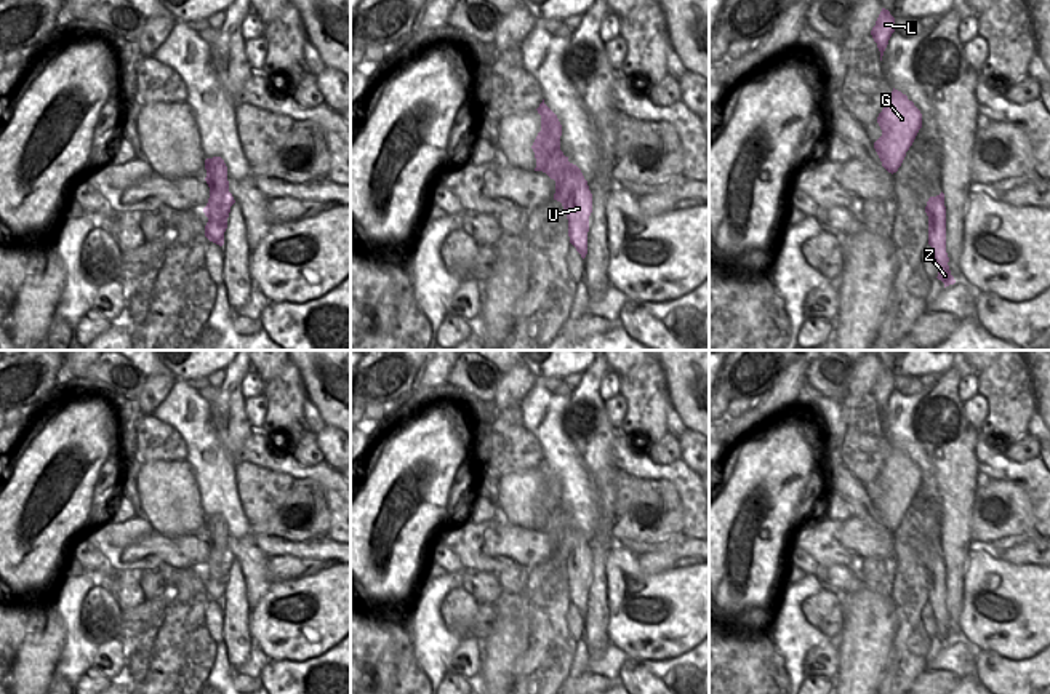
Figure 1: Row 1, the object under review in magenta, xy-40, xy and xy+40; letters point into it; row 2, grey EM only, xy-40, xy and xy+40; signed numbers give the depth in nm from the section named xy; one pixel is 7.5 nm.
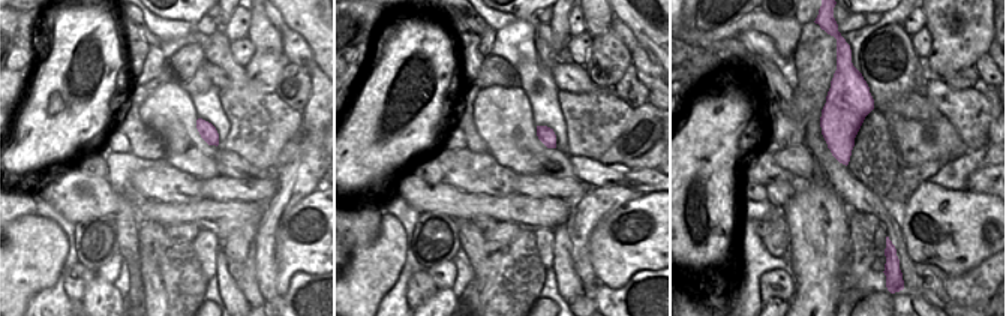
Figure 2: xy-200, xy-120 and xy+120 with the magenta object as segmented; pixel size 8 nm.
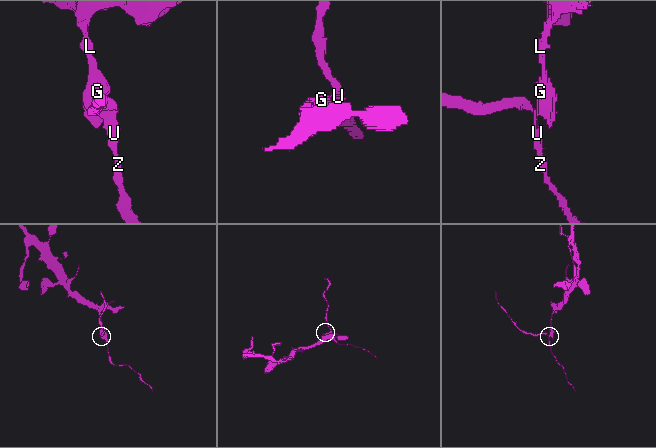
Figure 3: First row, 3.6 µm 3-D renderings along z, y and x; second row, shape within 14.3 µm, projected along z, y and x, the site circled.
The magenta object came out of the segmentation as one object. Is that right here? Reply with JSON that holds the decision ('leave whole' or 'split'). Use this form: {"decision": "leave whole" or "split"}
{"decision": "split"}

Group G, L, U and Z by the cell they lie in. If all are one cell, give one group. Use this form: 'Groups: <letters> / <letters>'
Groups: G L / U Z

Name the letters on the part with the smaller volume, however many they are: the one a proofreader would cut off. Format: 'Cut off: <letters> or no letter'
Cut off: U, Z

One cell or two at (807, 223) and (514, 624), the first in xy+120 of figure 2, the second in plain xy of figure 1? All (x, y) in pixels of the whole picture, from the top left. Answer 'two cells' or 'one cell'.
one cell

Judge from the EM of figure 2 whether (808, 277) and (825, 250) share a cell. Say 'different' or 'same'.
same

